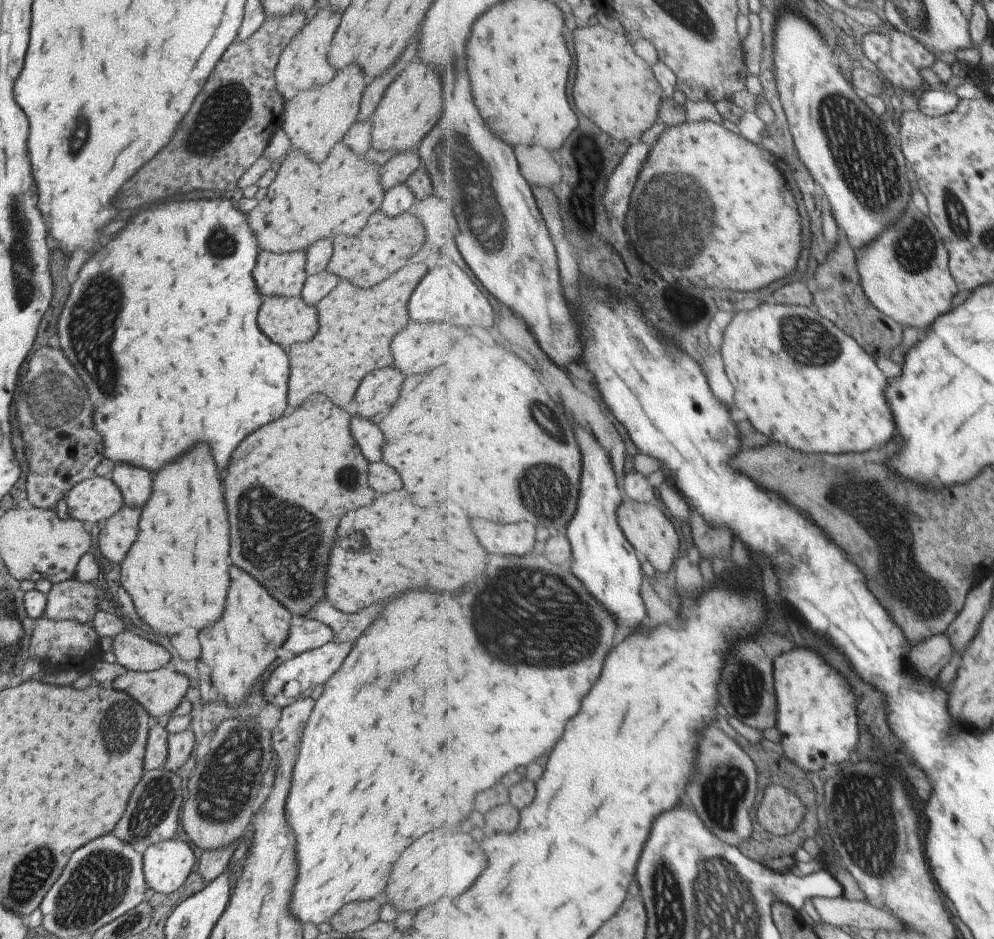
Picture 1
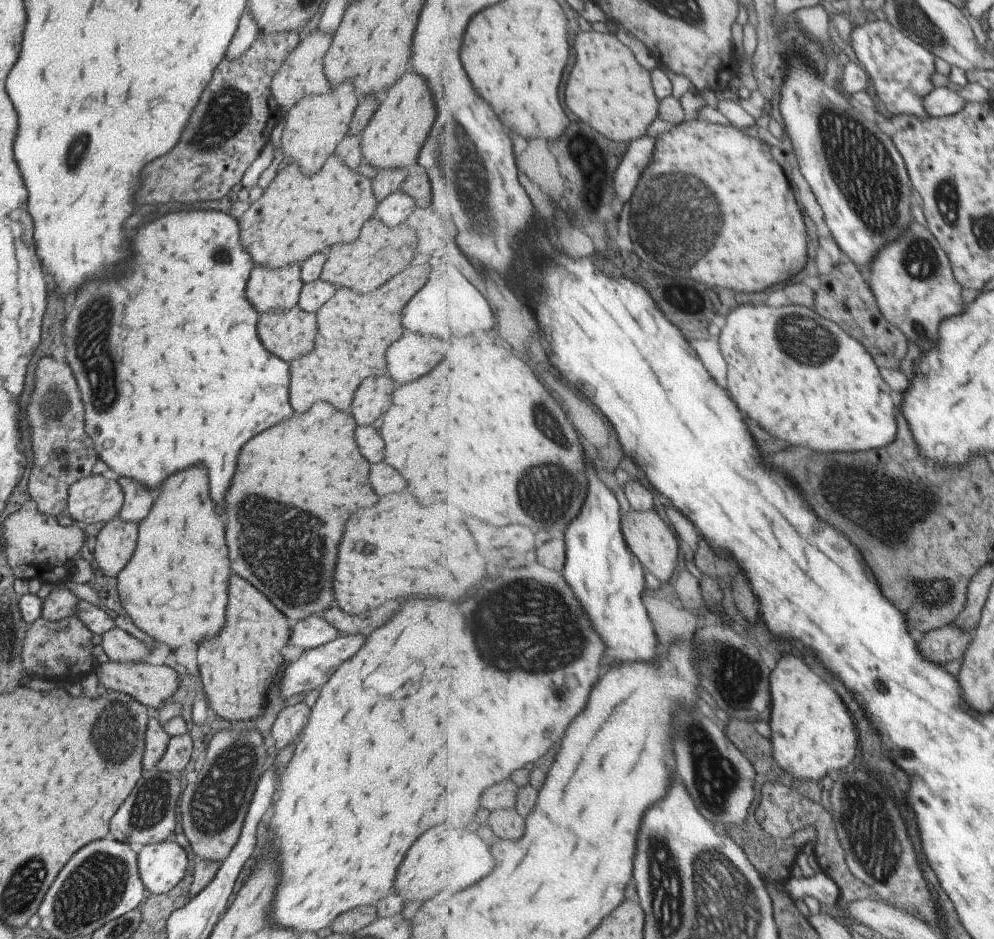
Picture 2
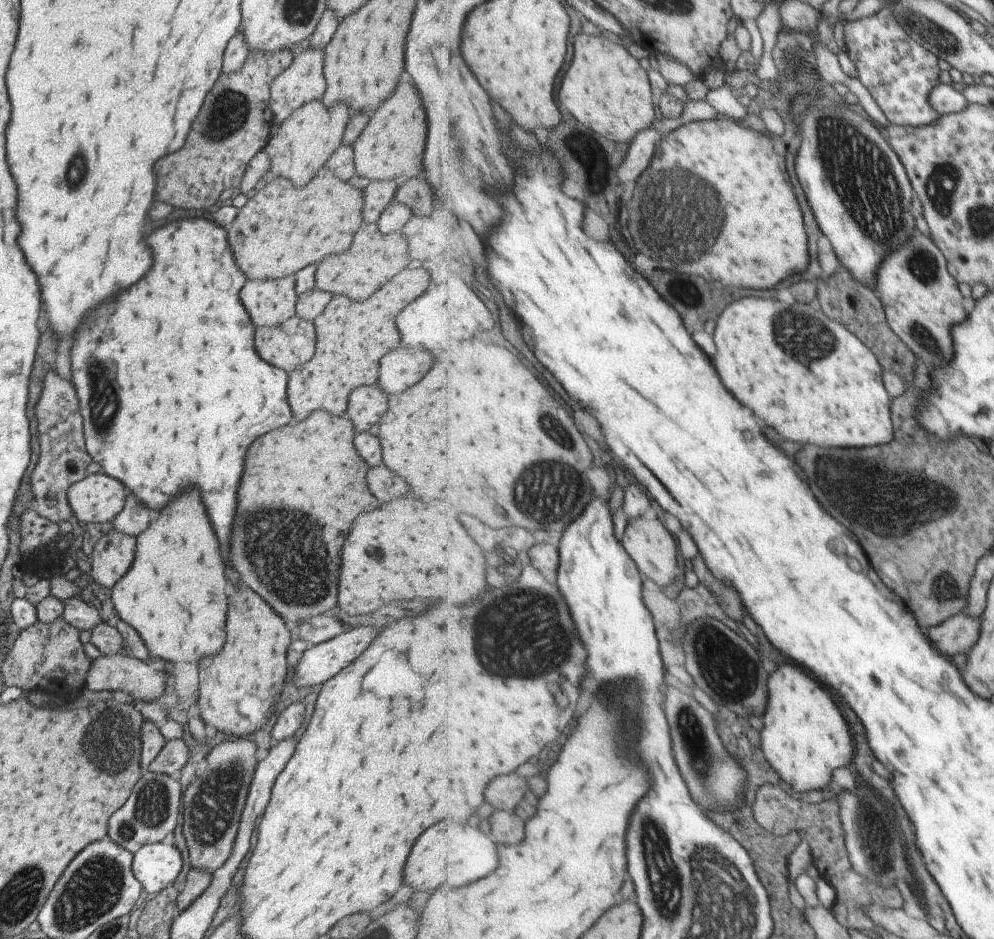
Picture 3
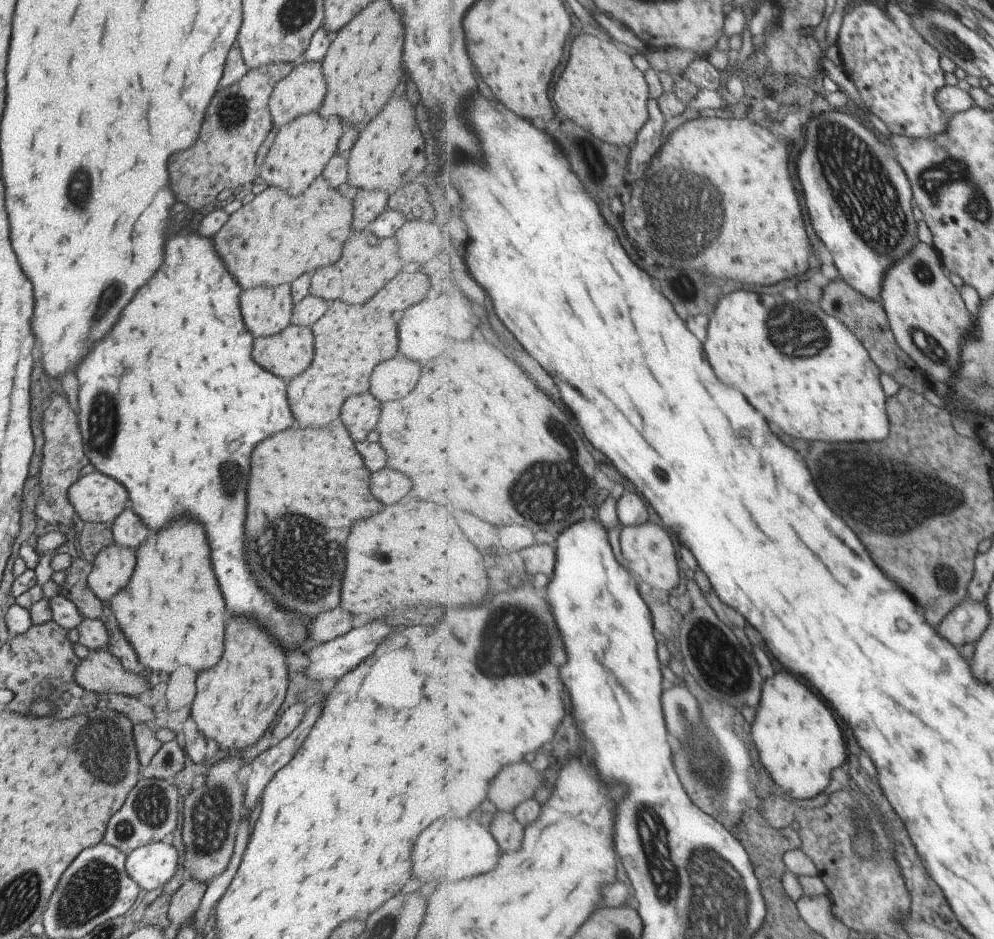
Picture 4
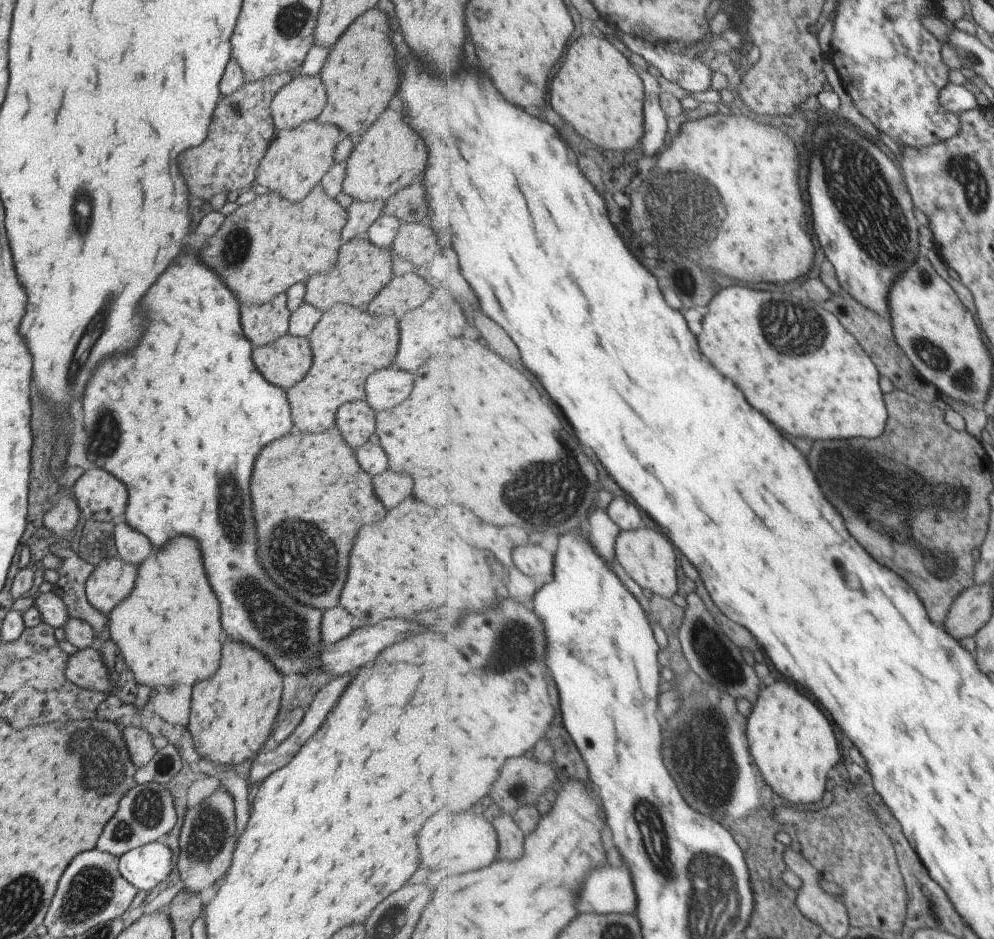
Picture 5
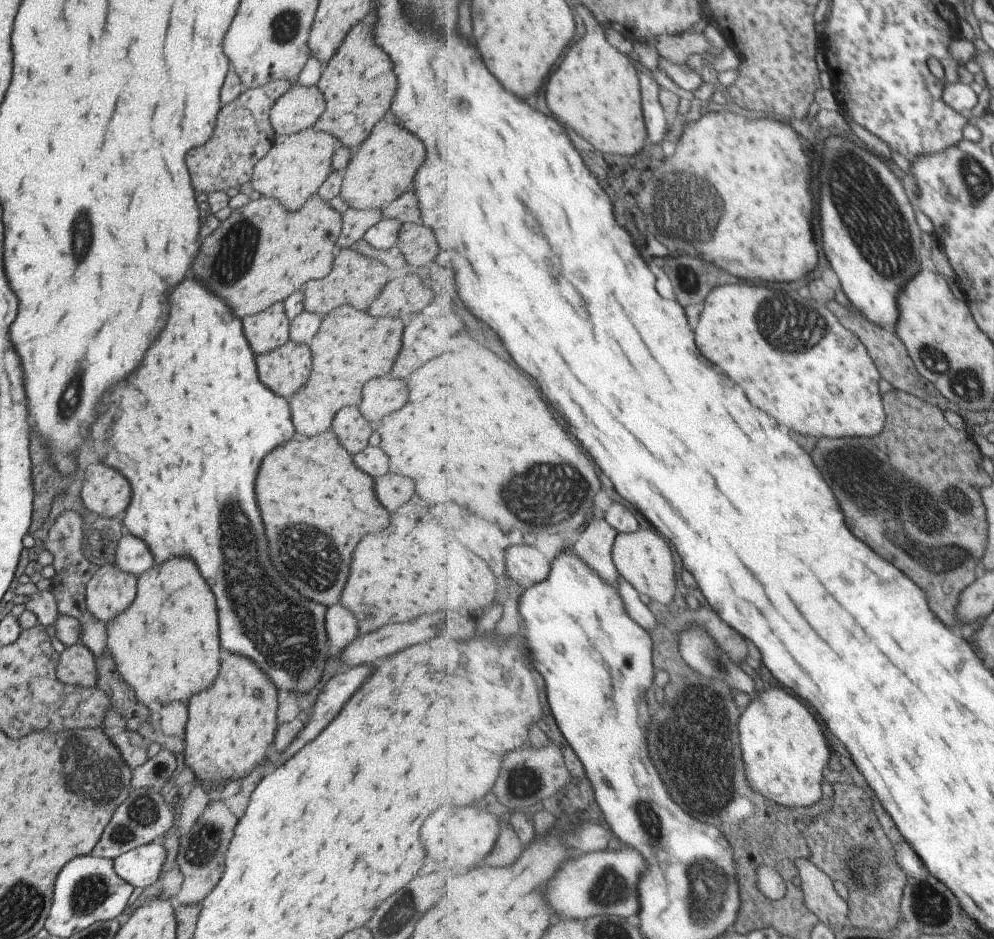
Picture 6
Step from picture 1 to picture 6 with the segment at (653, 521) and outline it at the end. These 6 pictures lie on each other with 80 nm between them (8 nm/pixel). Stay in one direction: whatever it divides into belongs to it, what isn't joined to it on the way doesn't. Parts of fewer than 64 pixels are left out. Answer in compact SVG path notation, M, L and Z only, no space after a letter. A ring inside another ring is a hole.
M639 528L632 533L618 533L612 552L617 570L627 582L651 600L669 604L675 598L675 560L666 537L655 528Z

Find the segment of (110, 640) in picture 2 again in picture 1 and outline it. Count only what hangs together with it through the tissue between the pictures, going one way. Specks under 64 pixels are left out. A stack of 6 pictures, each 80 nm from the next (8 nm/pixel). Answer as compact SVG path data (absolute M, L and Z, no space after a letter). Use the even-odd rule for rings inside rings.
M127 630L112 637L111 640L110 651L115 655L116 663L127 671L154 671L163 667L170 667L168 663L169 652L156 641L145 640Z

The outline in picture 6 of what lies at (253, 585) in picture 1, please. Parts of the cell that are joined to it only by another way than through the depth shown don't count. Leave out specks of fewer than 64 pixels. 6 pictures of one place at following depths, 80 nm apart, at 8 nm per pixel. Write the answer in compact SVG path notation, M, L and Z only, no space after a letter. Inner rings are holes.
M225 654L219 666L217 678L209 688L197 692L187 700L187 720L182 737L184 743L184 763L189 771L196 776L196 782L206 782L214 789L222 790L222 780L232 777L241 779L253 764L263 764L269 753L269 745L276 731L275 713L277 708L276 686L255 663L236 654Z

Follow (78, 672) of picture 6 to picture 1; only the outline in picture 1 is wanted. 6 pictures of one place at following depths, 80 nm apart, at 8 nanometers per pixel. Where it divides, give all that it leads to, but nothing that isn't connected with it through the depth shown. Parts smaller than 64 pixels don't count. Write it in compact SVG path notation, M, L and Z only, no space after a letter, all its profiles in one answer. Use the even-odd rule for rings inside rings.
M163 667L154 671L127 671L110 683L111 688L126 692L139 703L151 718L151 722L165 723L171 718L171 712L179 706L189 693L188 678L171 667Z

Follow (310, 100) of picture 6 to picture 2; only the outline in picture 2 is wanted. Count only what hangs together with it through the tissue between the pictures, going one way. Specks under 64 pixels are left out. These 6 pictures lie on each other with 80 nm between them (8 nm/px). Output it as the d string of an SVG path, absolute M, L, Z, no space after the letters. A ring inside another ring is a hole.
M314 29L309 34L305 34L303 38L298 39L298 43L284 56L270 82L272 98L281 108L282 114L287 106L295 104L305 94L323 94L323 92L327 92L327 88L330 88L330 82L327 82L321 62L323 62L323 56L329 48L331 39L331 35L327 36Z

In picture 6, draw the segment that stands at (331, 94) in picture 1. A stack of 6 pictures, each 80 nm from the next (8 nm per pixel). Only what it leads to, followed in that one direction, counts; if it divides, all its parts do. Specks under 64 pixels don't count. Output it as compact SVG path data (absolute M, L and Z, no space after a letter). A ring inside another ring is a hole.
M312 126L297 134L278 136L271 148L254 164L250 180L253 190L261 197L277 199L288 211L300 209L327 178L335 142L337 140L327 136L327 132L313 130Z

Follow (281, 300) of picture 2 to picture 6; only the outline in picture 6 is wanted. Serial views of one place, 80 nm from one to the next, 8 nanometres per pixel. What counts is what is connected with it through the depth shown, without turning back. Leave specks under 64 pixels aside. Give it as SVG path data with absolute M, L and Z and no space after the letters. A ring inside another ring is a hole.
M274 302L271 308L265 308L253 316L245 316L241 322L245 340L255 354L273 350L287 340L287 318L281 302Z

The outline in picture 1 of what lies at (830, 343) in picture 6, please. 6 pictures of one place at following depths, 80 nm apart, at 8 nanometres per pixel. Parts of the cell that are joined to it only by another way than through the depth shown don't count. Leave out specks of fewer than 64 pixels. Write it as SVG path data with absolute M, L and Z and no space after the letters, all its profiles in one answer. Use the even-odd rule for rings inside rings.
M761 304L751 310L742 310L733 315L730 323L722 332L723 343L720 352L723 352L723 362L725 362L725 370L729 374L730 382L735 386L735 404L739 408L743 408L743 412L747 412L751 424L763 432L765 436L769 436L771 440L777 440L781 444L787 444L795 450L801 452L831 452L831 454L843 454L843 452L867 452L871 448L877 446L885 446L893 436L895 436L895 422L889 410L889 404L886 401L886 388L889 380L883 375L881 368L877 366L877 362L861 348L861 344L847 336L837 324L833 324L831 320L823 318L815 308L807 308L800 305L782 305L782 304Z

